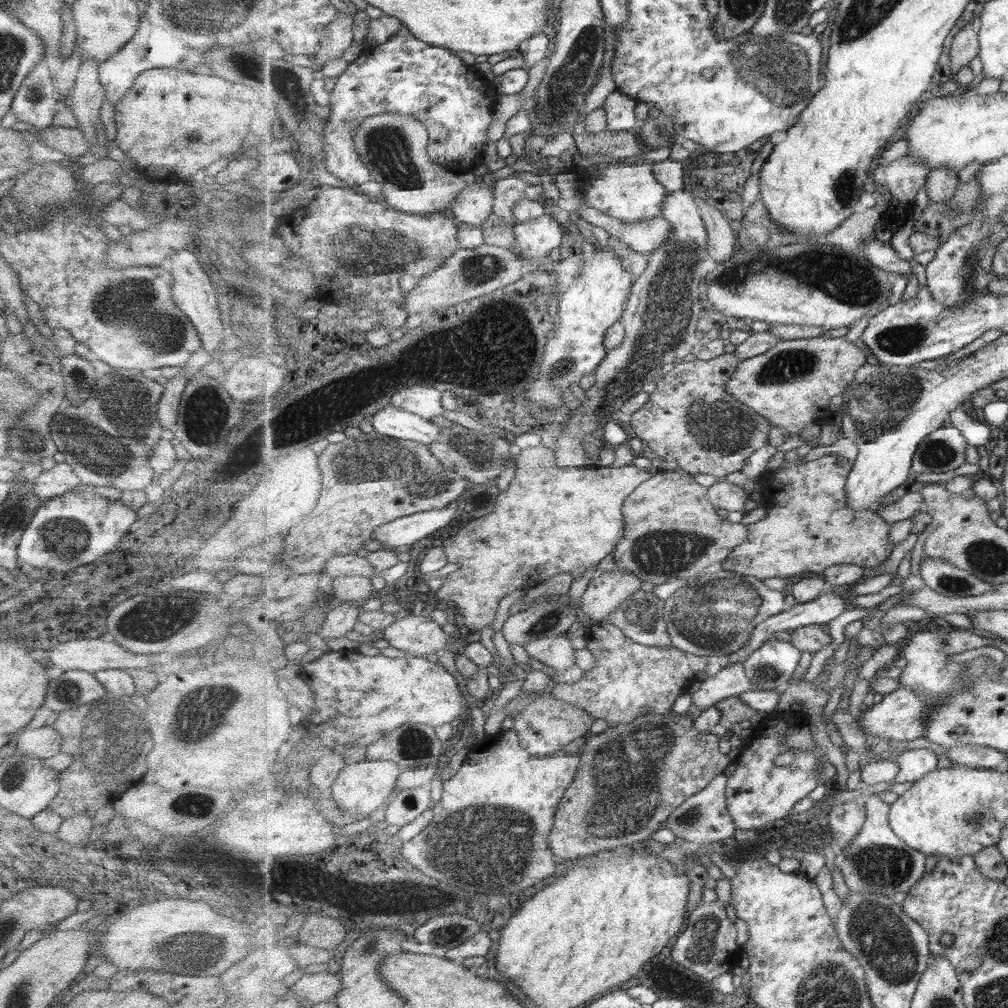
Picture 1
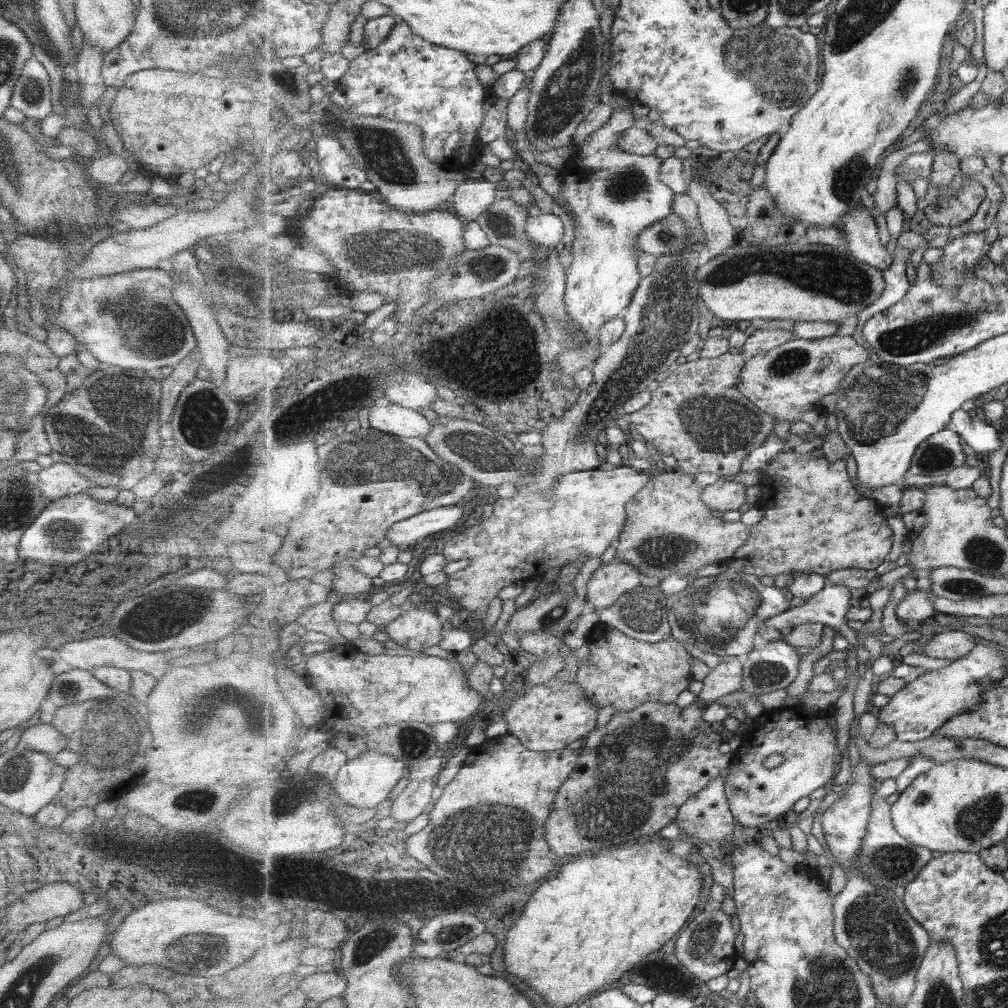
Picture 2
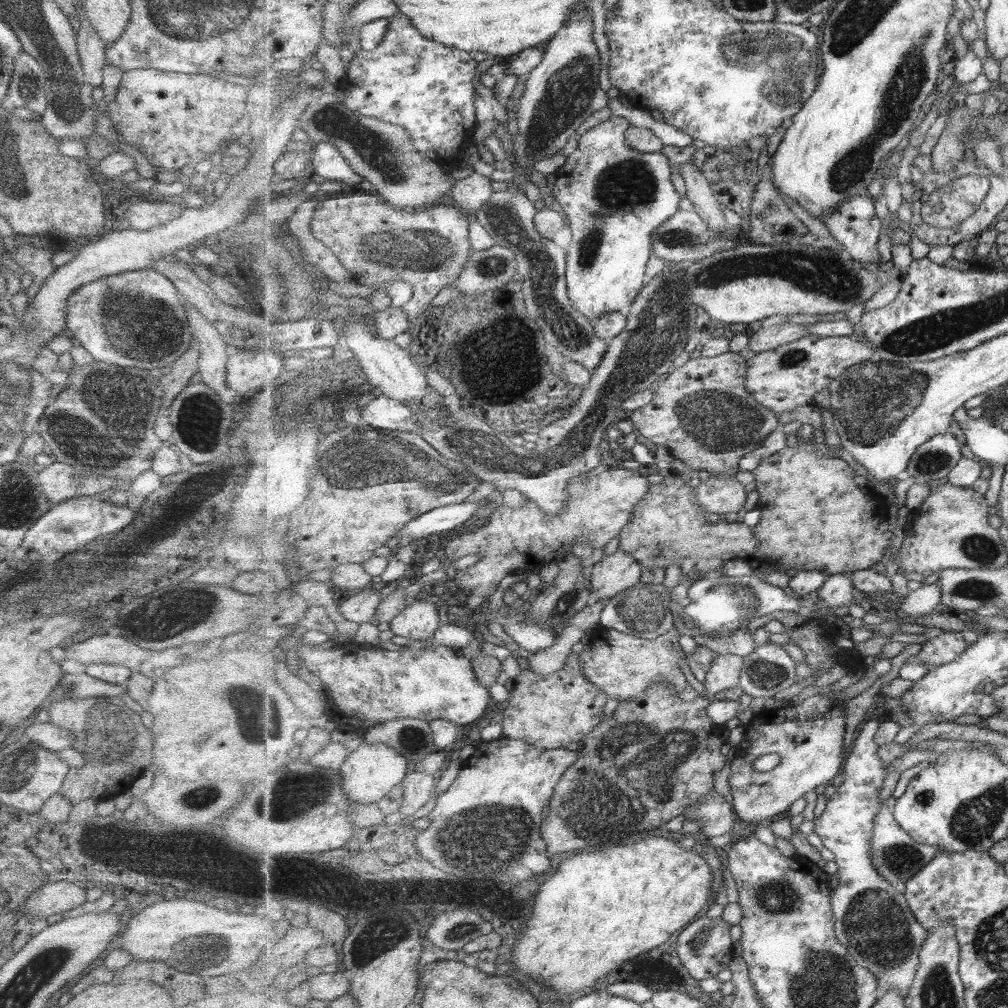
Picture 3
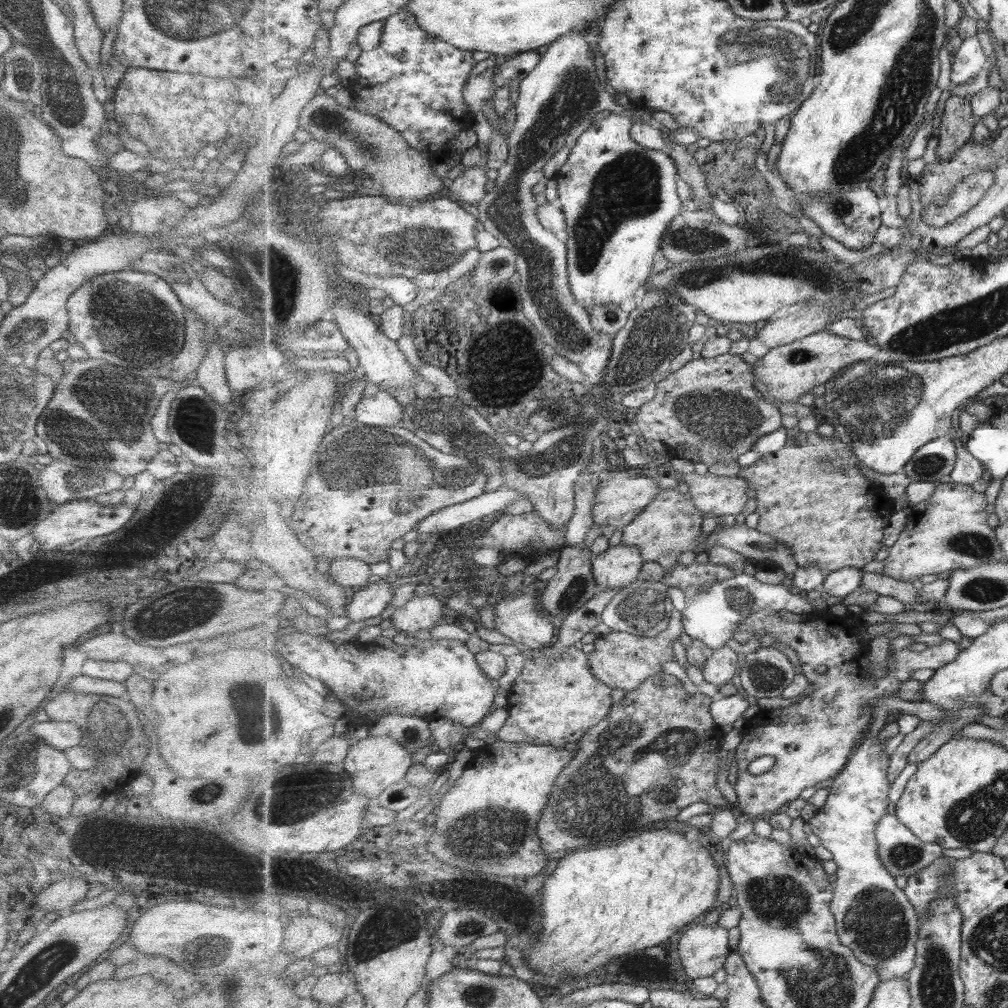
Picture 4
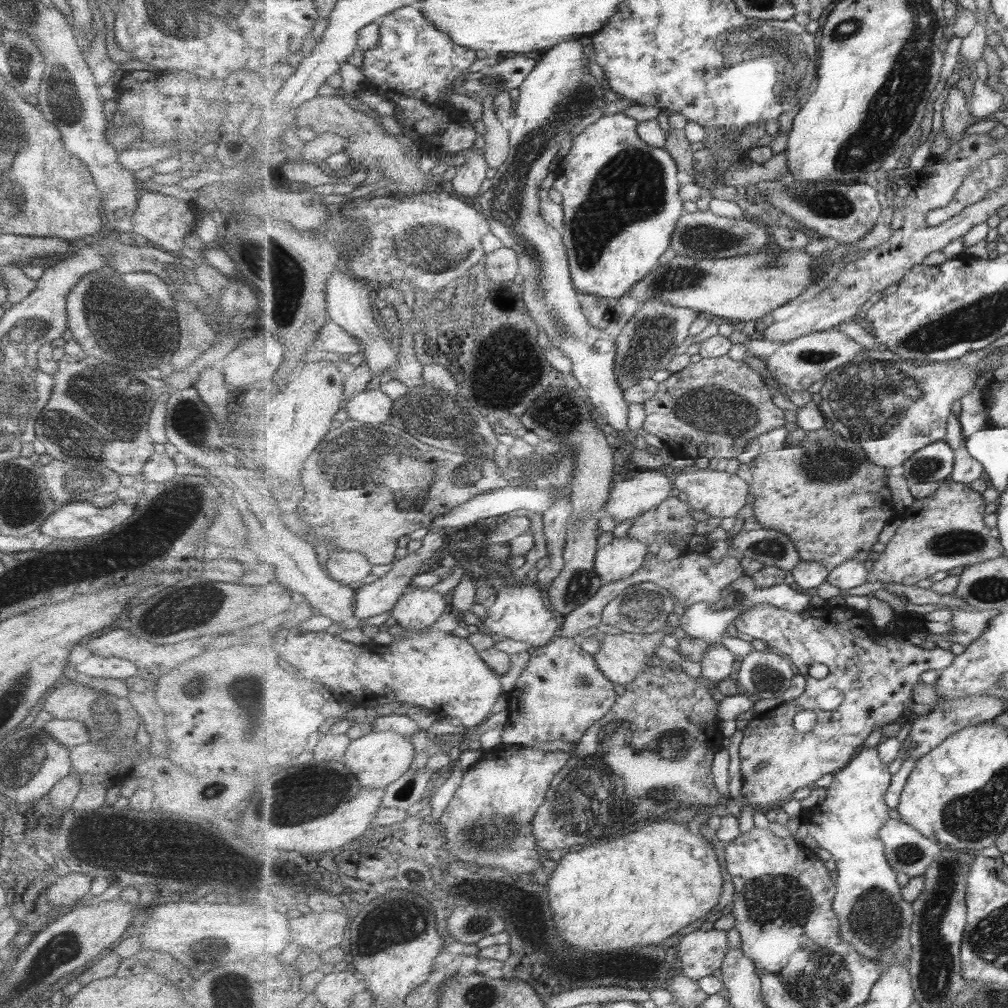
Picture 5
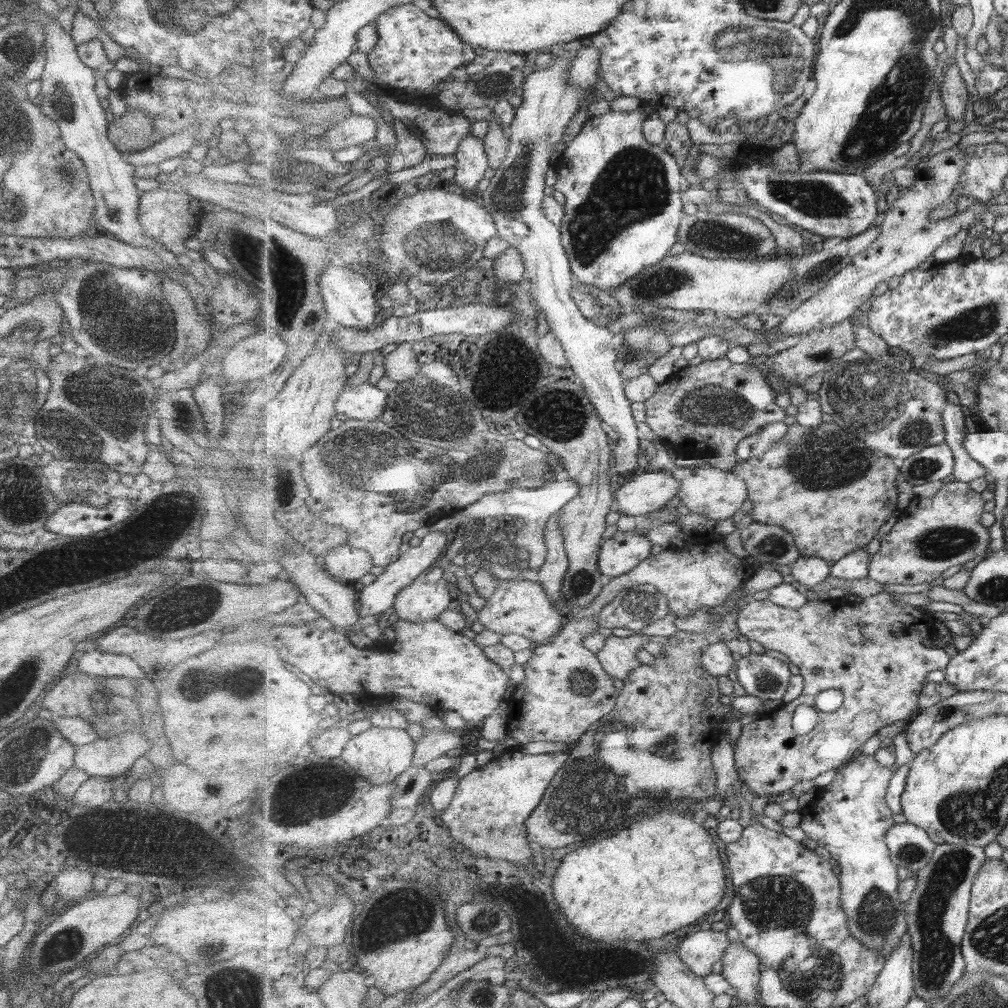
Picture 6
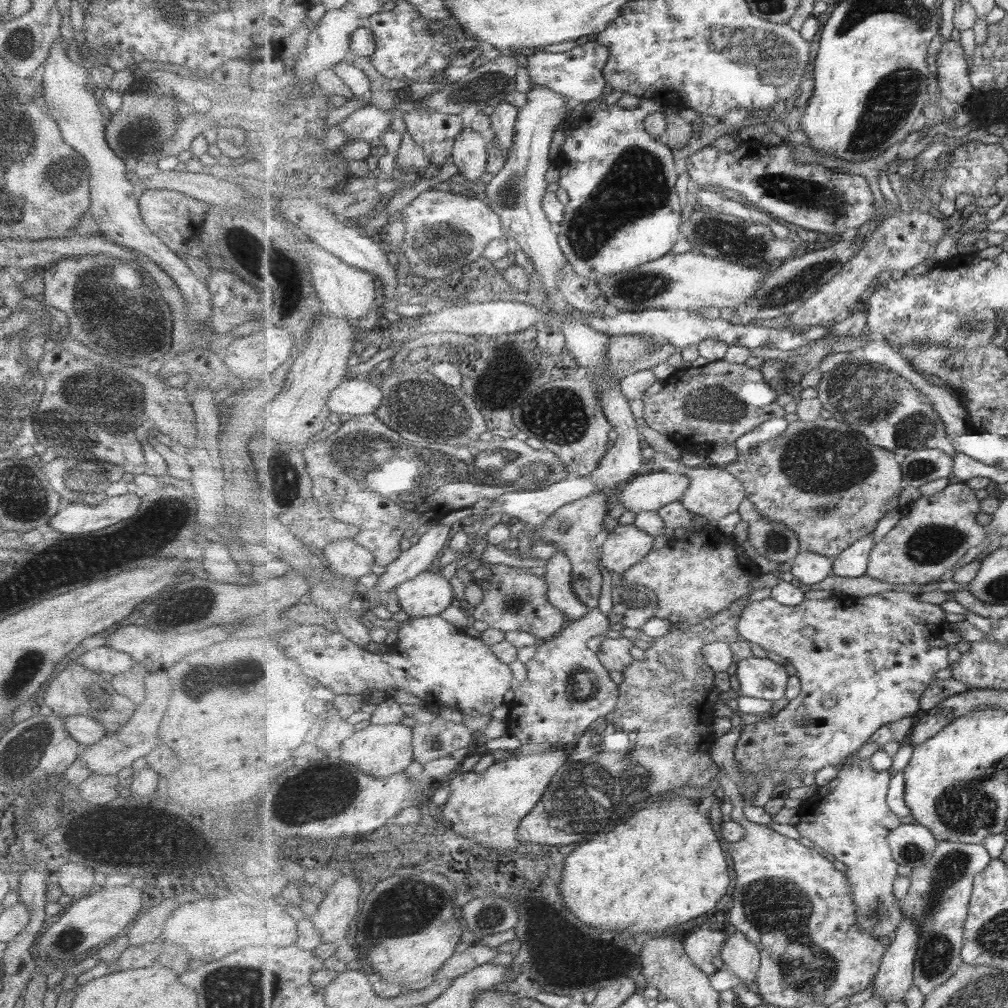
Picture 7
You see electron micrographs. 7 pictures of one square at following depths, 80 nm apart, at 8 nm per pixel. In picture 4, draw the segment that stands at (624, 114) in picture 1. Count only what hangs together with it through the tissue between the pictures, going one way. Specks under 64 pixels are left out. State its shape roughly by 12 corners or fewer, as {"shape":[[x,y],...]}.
{"shape":[[611,114],[553,179],[572,293],[646,286],[678,166]]}

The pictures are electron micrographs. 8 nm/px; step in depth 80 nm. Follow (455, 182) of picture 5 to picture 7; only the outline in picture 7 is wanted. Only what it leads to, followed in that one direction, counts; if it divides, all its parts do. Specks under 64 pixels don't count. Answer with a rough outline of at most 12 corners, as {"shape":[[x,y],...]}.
{"shape":[[463,128],[452,162],[462,177],[479,182],[487,170],[487,140]]}

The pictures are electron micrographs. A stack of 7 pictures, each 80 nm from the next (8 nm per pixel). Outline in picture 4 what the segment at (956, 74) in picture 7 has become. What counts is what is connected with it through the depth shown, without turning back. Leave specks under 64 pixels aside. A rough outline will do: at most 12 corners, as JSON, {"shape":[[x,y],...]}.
{"shape":[[949,96],[937,122],[939,161],[965,147],[982,124],[969,101]]}

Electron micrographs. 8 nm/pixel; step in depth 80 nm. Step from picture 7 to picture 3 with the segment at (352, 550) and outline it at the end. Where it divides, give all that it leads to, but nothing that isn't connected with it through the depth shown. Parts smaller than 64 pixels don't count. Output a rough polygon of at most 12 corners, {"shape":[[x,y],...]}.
{"shape":[[357,562],[334,567],[330,585],[337,591],[361,593],[373,576]]}

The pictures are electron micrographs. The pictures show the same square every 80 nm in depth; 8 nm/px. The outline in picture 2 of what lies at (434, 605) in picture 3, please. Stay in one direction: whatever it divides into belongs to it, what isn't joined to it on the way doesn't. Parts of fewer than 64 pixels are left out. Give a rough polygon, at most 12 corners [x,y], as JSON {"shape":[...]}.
{"shape":[[434,603],[410,608],[386,627],[403,648],[441,645]]}

